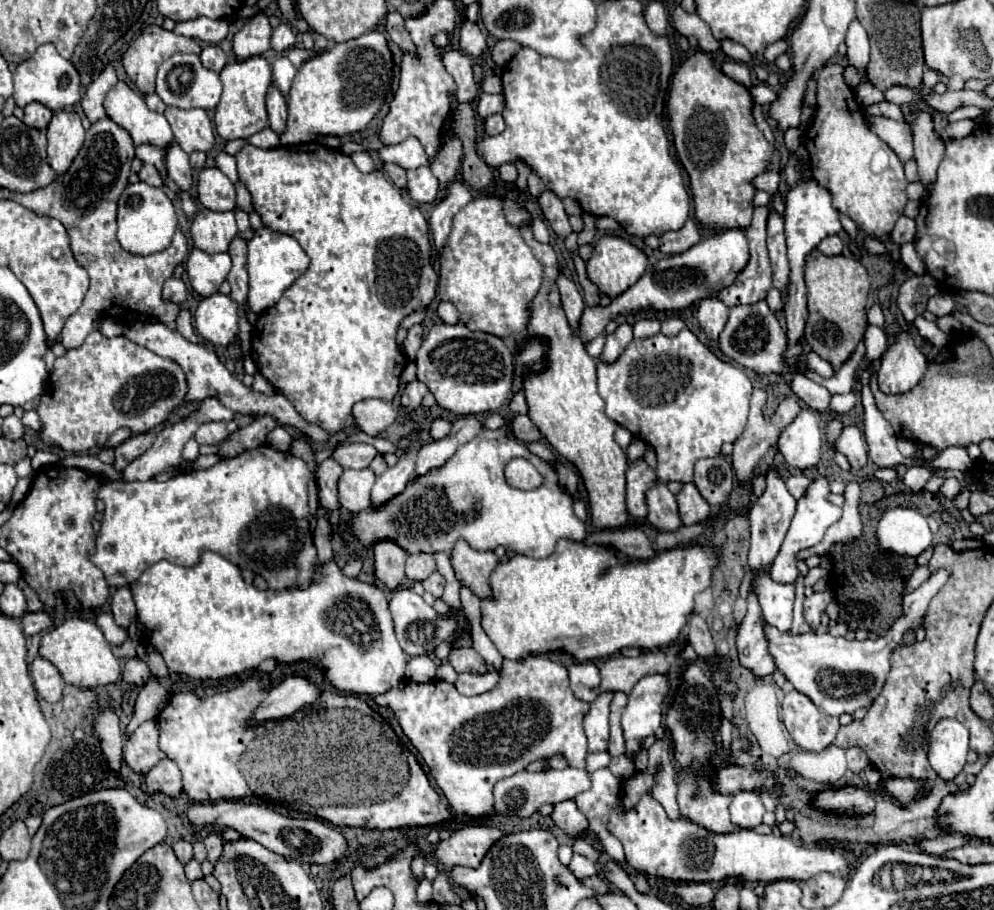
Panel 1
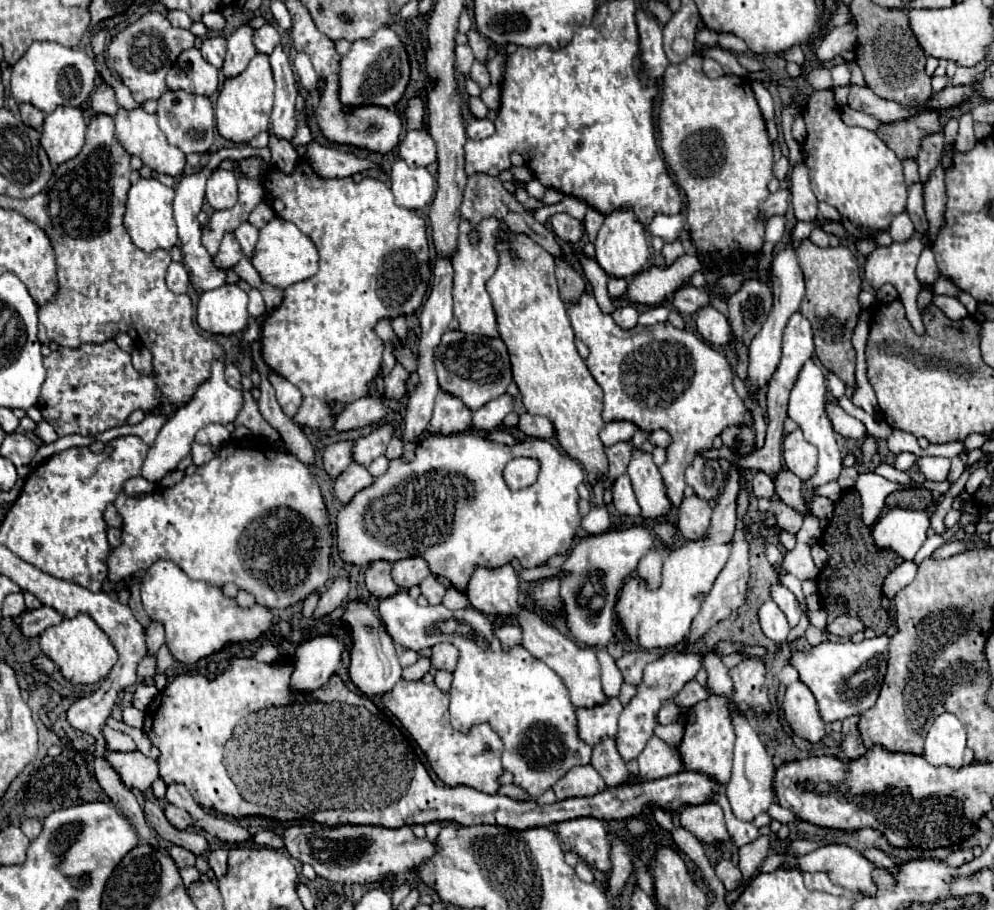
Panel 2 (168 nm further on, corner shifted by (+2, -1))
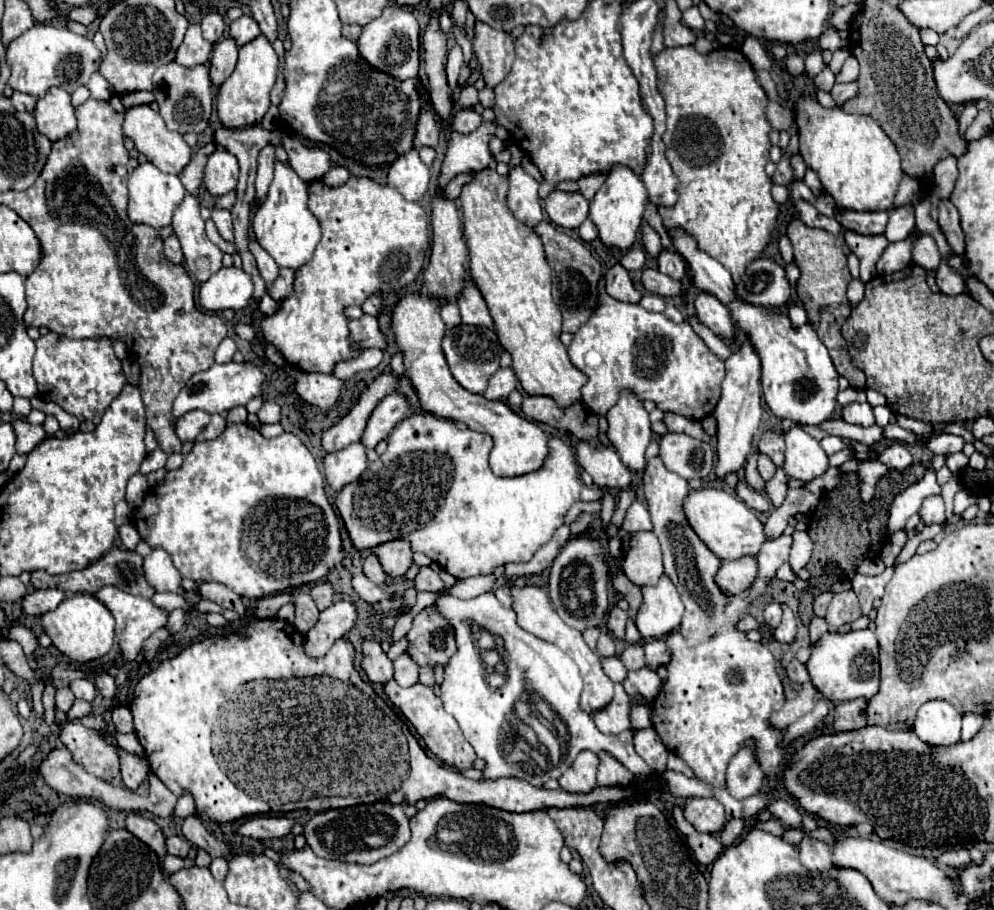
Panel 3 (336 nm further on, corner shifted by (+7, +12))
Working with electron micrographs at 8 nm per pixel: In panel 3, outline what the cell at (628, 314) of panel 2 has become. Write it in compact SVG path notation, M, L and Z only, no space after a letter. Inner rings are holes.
M615 264L605 274L605 290L611 298L621 302L639 302L641 294L633 288L627 270L621 264Z

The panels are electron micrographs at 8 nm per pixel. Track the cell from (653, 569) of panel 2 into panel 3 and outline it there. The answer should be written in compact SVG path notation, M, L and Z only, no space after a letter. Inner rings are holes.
M653 532L631 534L629 550L623 558L623 572L633 584L653 586L663 576L661 546Z

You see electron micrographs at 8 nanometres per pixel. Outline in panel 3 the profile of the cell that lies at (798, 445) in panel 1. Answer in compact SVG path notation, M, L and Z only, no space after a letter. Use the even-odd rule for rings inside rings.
M793 426L785 434L785 444L785 462L781 468L789 478L811 482L829 468L829 458L821 444L799 426Z

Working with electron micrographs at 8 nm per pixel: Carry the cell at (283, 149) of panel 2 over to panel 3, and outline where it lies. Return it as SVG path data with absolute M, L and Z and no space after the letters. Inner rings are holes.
M275 162L275 178L271 182L267 200L257 208L253 218L253 230L257 242L273 256L273 260L281 268L301 268L313 256L315 246L321 240L321 226L319 220L307 208L309 200L309 182L301 180L289 164Z

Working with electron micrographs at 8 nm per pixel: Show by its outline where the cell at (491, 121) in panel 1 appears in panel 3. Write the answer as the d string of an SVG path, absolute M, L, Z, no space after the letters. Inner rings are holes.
M463 108L455 114L455 122L453 122L453 128L459 132L459 134L471 134L479 128L481 124L481 116L475 112L475 110L469 110L469 108Z

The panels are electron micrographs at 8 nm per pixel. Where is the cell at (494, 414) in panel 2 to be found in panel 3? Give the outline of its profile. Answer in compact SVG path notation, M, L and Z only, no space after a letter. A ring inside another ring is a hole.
M499 368L491 376L489 386L483 392L483 396L489 400L505 400L511 394L511 390L515 390L515 388L517 388L517 376L515 376L513 368Z

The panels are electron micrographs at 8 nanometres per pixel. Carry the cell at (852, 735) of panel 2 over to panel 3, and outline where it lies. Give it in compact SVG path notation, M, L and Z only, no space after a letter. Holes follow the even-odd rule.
M865 698L839 702L835 706L835 712L833 712L833 718L835 718L833 728L835 728L835 732L847 732L847 730L863 728L867 724L865 710L867 710L867 700Z

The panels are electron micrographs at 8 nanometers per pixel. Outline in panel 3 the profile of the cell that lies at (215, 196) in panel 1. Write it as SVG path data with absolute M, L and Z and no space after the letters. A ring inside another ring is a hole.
M219 148L217 152L209 156L207 166L205 166L203 184L213 196L223 196L235 190L237 178L239 178L239 164L231 152Z

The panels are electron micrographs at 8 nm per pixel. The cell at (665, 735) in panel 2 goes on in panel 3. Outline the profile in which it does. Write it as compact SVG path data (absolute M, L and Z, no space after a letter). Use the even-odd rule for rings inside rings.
M645 666L645 668L637 670L637 672L629 672L623 686L629 692L629 696L643 694L647 698L647 702L651 704L653 698L657 696L657 692L659 692L659 688L661 688L661 678L657 676L655 670Z

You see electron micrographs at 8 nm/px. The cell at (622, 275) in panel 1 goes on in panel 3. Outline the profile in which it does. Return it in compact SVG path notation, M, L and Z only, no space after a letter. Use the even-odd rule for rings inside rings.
M613 166L613 170L609 170L607 180L591 200L591 212L589 212L589 218L597 226L599 238L603 240L603 244L615 246L621 250L631 248L643 222L645 200L647 200L647 190L641 176L637 176L627 166Z

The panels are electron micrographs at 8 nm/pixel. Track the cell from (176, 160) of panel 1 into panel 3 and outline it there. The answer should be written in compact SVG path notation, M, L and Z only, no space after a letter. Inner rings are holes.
M191 194L185 196L173 216L173 230L185 254L185 268L199 282L207 282L221 268L223 252L207 238L205 222L199 216L199 202Z

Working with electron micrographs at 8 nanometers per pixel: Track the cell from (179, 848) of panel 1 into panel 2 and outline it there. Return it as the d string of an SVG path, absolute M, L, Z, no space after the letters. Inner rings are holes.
M172 847L170 849L170 857L174 859L174 863L178 865L178 867L192 867L194 865L194 855L190 853L190 851L186 851L186 849L182 849L182 847Z

